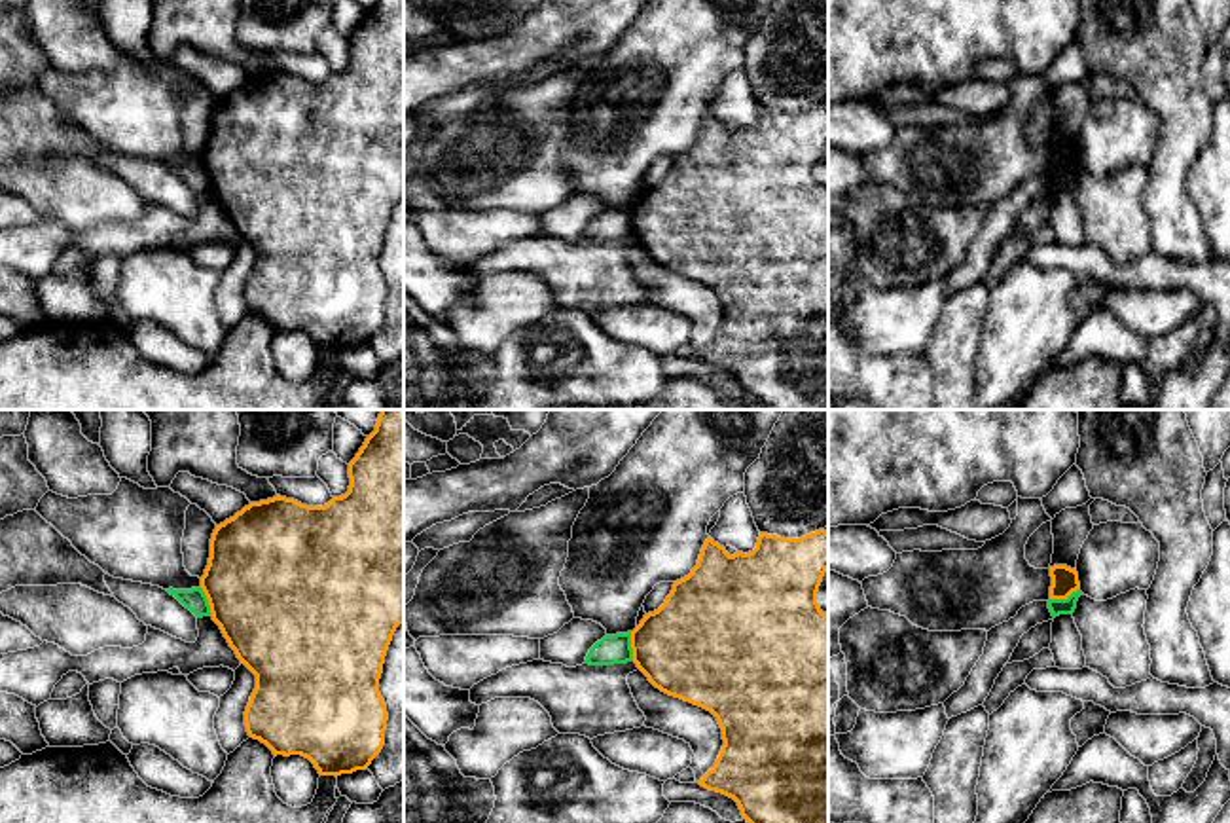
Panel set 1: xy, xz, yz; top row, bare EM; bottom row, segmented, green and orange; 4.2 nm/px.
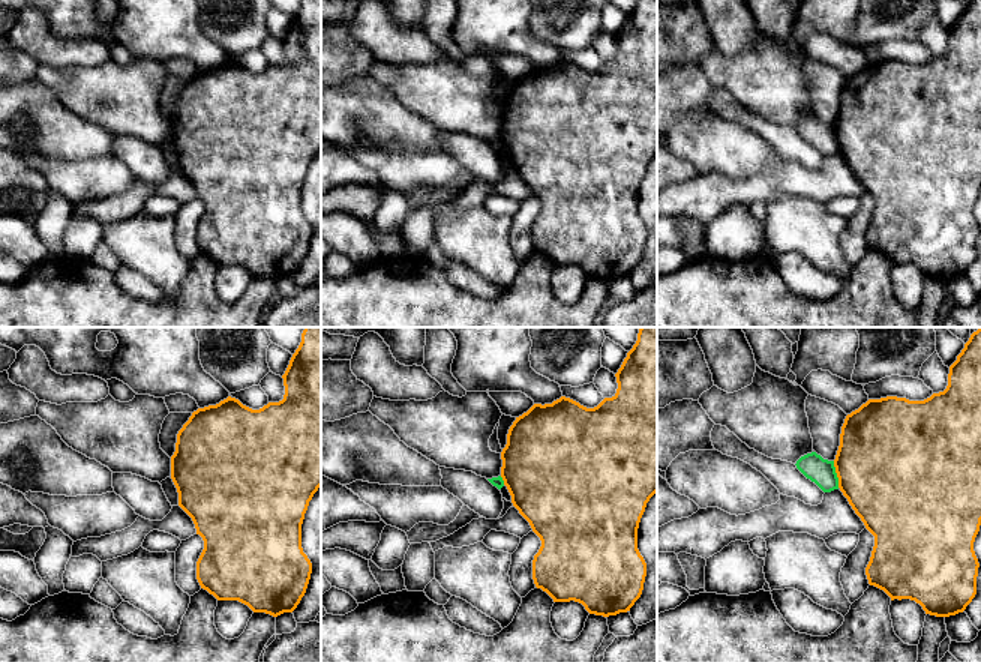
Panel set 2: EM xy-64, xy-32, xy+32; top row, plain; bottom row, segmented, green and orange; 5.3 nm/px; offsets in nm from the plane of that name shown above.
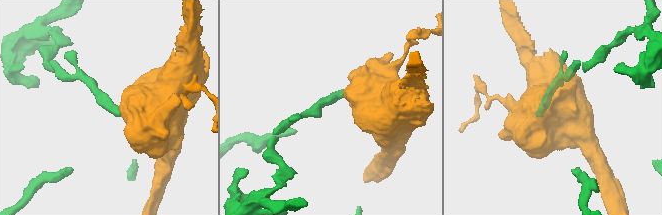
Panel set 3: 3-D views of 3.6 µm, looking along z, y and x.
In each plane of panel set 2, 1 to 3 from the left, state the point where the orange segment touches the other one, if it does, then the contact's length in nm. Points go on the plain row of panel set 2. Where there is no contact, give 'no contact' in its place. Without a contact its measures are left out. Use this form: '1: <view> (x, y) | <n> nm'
1: no contact
2: xy-32 (503, 144) | 50 nm
3: xy+32 (836, 138) | 150 nm

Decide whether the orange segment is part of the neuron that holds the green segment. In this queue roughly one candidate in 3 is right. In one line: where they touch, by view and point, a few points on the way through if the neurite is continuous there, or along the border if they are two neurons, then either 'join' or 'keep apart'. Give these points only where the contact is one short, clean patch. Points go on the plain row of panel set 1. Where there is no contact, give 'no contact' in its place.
meets green in xy at (207, 177); border along xy (199, 162), (211, 190); keep apart

